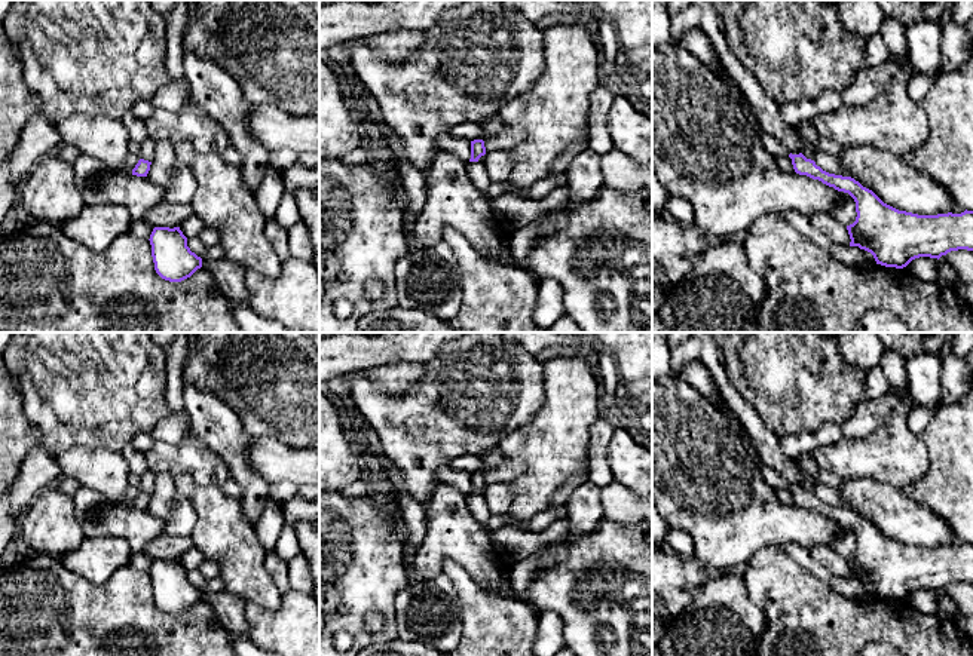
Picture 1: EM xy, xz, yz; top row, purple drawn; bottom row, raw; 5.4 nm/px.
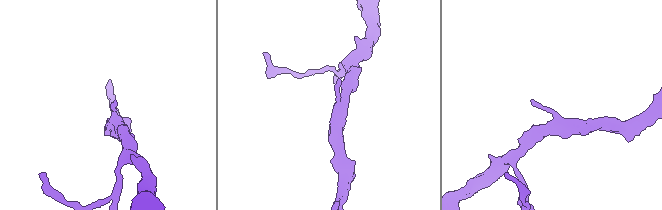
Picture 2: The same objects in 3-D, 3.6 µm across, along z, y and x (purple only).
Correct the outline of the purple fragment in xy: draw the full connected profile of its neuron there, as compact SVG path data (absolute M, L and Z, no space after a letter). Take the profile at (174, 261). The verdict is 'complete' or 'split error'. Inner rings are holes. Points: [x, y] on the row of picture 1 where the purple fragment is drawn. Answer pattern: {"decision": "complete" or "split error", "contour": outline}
{"decision": "complete", "contour": "M154 227L150 234L156 273L169 282L181 282L202 267L202 258L190 251L180 227Z"}

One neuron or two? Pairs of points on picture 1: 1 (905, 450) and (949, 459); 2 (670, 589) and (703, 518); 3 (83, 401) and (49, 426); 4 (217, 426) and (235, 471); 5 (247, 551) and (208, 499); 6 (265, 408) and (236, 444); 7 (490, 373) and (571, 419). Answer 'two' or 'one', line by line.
1: two
2: two
3: one
4: one
5: one
6: two
7: two

